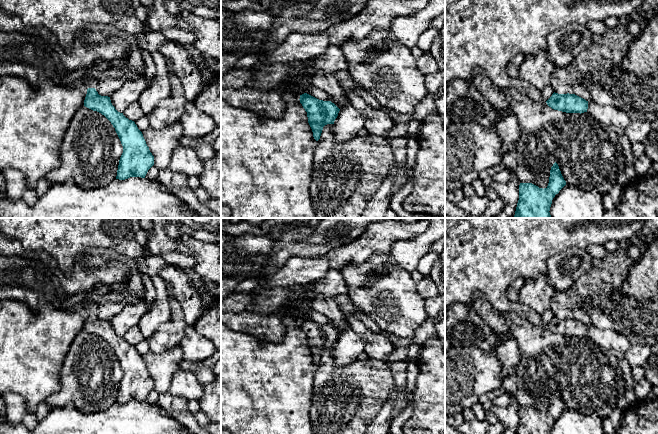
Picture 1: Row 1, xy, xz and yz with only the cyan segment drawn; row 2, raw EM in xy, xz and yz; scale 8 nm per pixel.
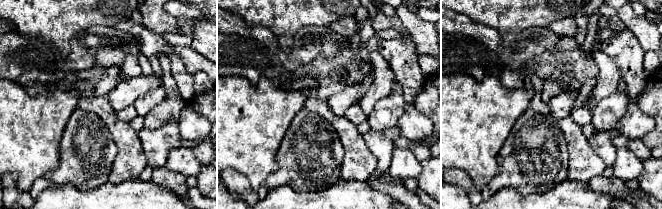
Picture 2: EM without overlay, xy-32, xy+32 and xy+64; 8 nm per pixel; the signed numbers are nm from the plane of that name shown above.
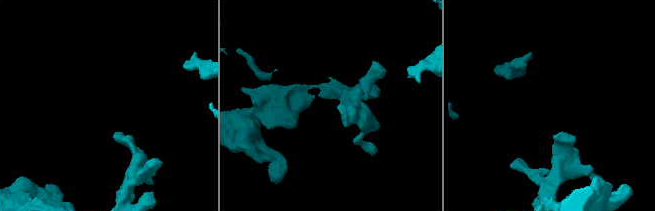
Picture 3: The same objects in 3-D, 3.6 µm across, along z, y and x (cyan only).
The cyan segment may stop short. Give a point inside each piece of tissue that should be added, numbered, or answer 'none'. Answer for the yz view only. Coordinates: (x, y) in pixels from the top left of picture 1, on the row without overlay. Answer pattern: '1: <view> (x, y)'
none

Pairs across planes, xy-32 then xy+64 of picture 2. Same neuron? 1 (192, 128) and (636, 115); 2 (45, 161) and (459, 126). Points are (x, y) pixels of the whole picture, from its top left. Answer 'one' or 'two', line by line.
1: one
2: one

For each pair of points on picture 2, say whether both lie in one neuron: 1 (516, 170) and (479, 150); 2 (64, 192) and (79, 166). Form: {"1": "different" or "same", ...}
{"1": "different", "2": "different"}

